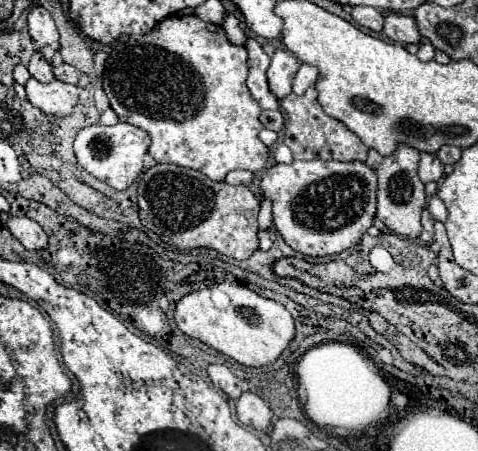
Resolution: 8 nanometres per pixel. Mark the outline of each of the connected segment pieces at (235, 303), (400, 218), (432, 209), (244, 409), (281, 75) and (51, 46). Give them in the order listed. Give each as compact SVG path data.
M212 284L204 290L186 294L176 304L174 320L190 338L204 342L220 354L250 368L276 362L296 334L294 318L282 304L262 298L238 284Z
M398 146L396 152L380 164L376 170L378 176L378 208L376 208L376 218L392 232L406 236L406 238L418 238L422 234L422 224L420 224L420 214L426 206L426 194L424 194L424 184L420 182L416 168L418 168L420 152L416 148L408 146Z
M432 196L430 200L428 200L428 212L432 214L432 218L434 220L438 220L438 222L444 222L446 220L446 206L442 204L442 200L438 198L438 196Z
M244 392L238 402L236 402L236 414L238 414L238 420L246 426L252 426L256 430L266 430L272 422L272 412L268 408L268 404L252 394L252 392Z
M276 50L272 54L272 62L266 70L266 78L268 78L268 86L272 90L272 94L276 98L284 98L292 92L292 80L298 72L298 58L286 50Z
M34 6L28 14L28 32L32 42L36 44L38 52L52 64L52 56L60 50L60 34L50 12L42 6Z

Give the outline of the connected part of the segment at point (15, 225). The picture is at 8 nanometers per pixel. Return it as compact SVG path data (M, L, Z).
M10 216L6 226L26 250L44 250L48 246L48 236L42 226L26 216Z

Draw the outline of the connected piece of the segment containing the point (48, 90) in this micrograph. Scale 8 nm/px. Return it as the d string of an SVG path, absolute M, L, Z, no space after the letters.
M30 78L26 82L26 94L32 106L40 108L50 116L68 116L78 102L78 88L60 80L42 84Z

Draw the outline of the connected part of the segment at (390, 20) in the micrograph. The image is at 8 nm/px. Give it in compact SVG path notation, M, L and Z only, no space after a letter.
M390 14L386 16L384 24L384 34L400 44L416 44L420 42L420 32L412 16L400 16L400 14Z

